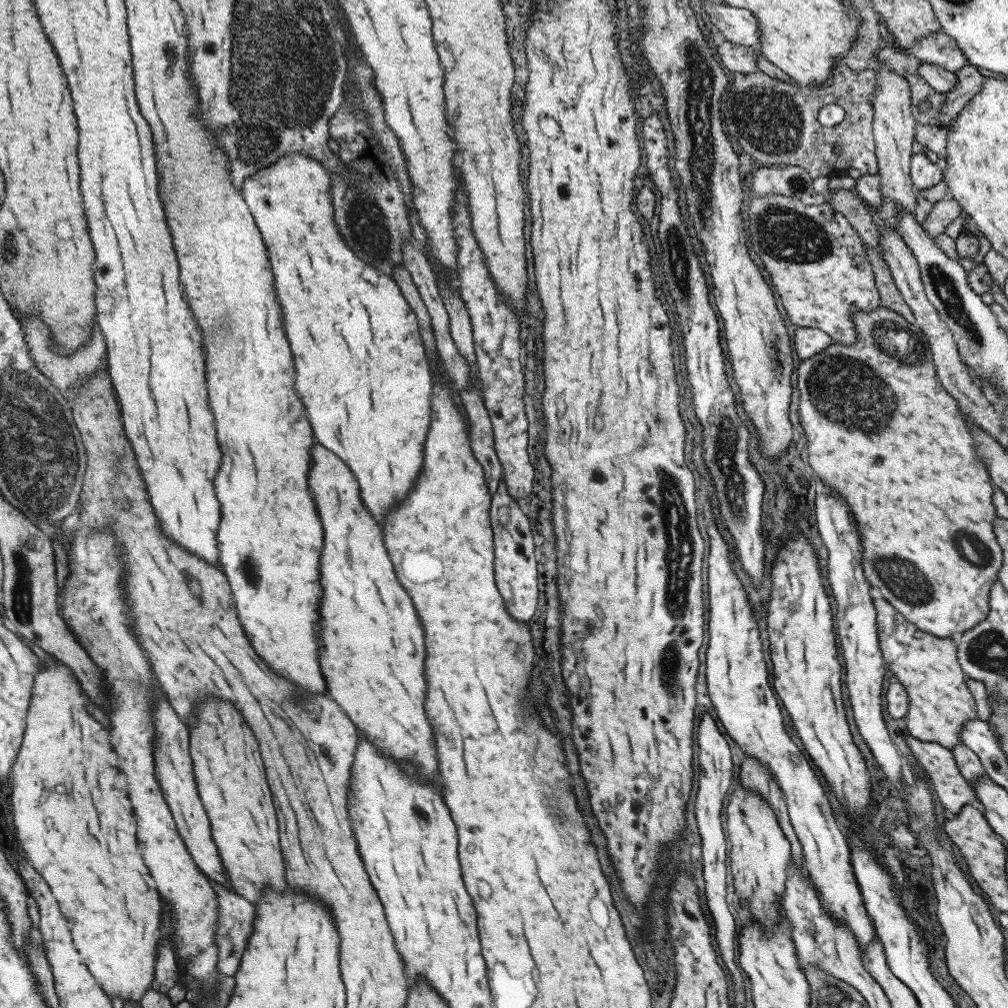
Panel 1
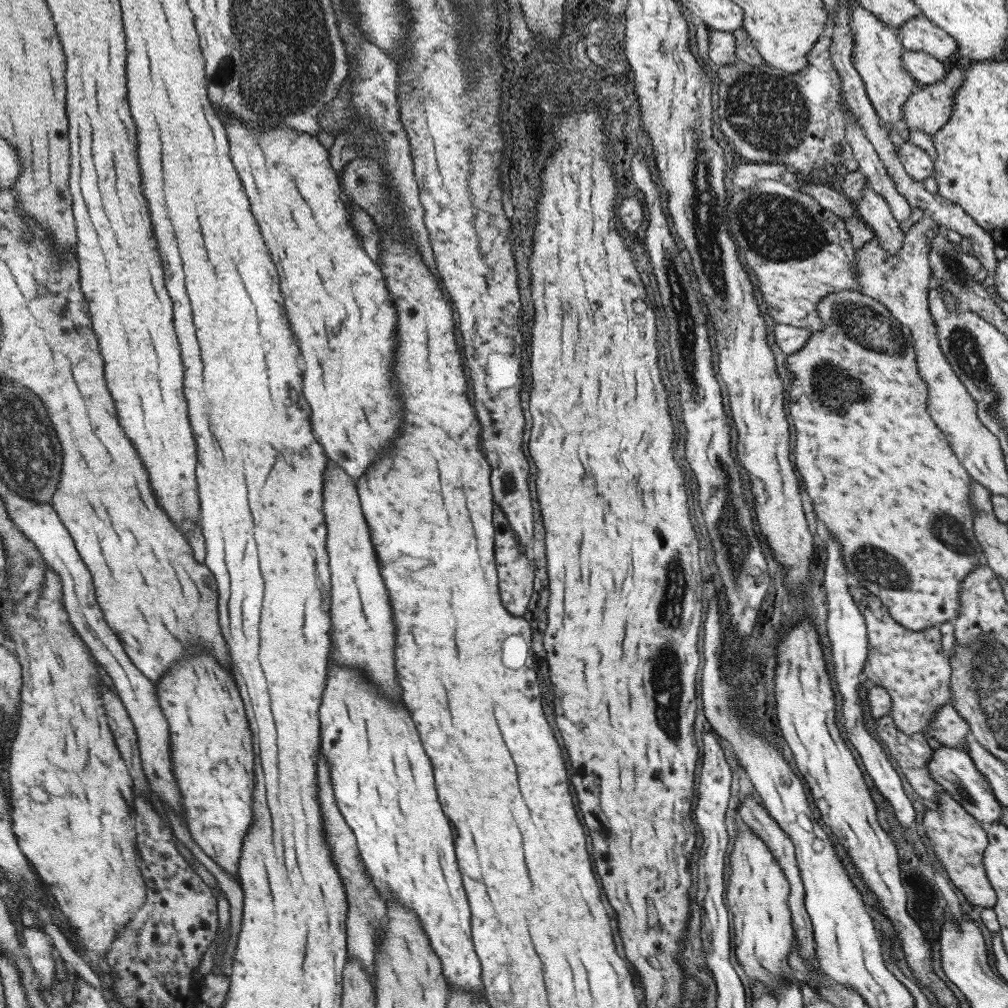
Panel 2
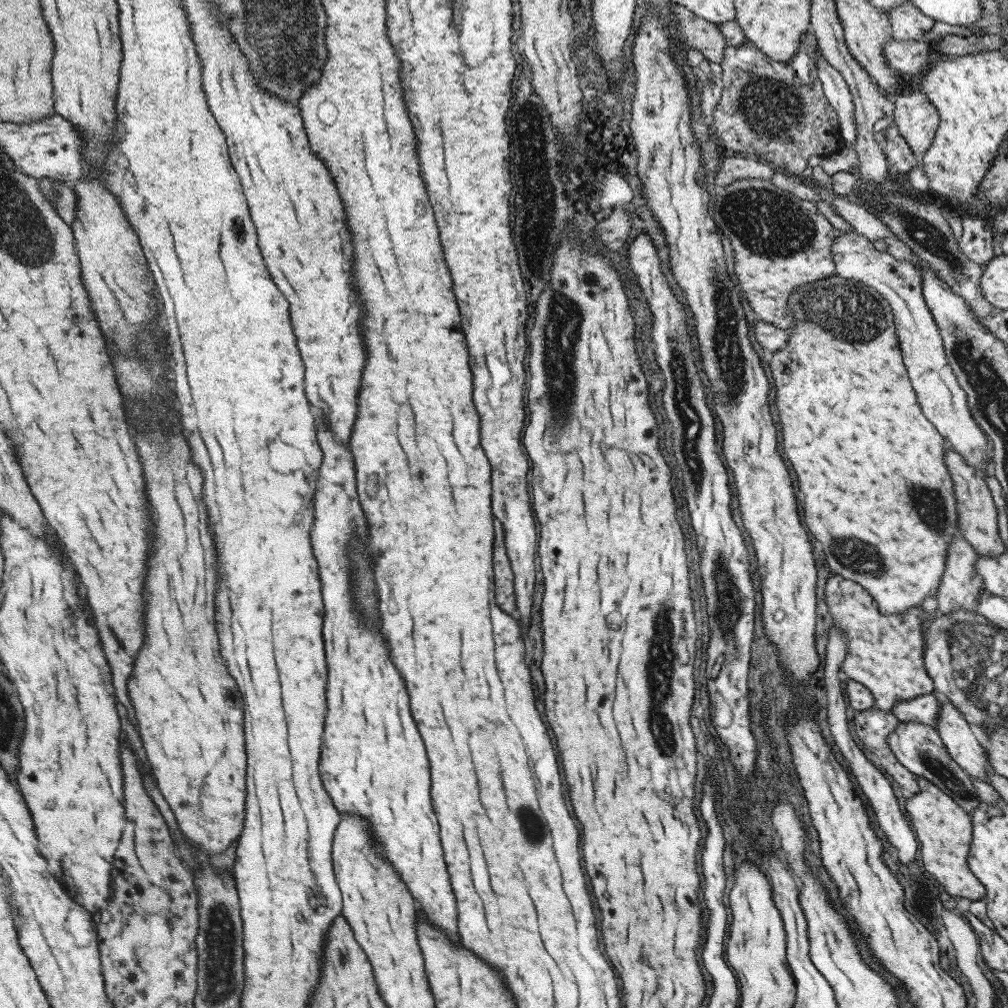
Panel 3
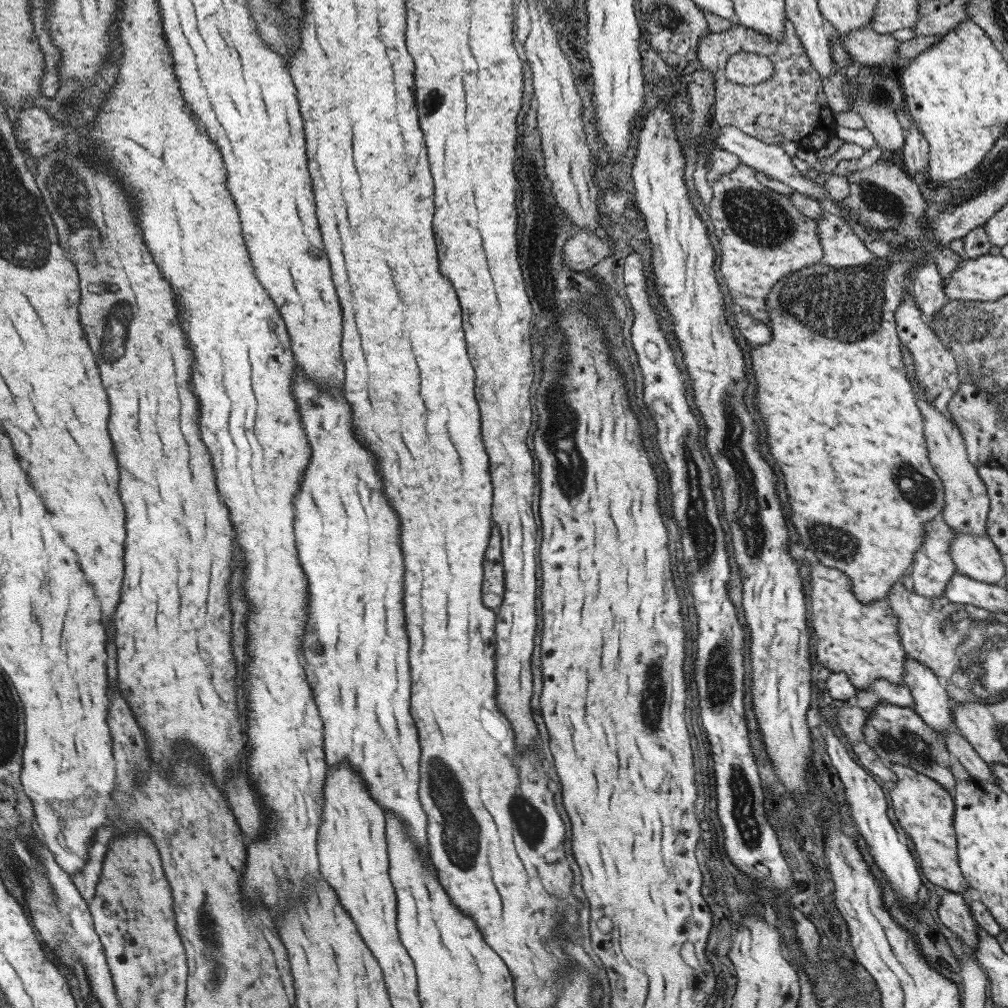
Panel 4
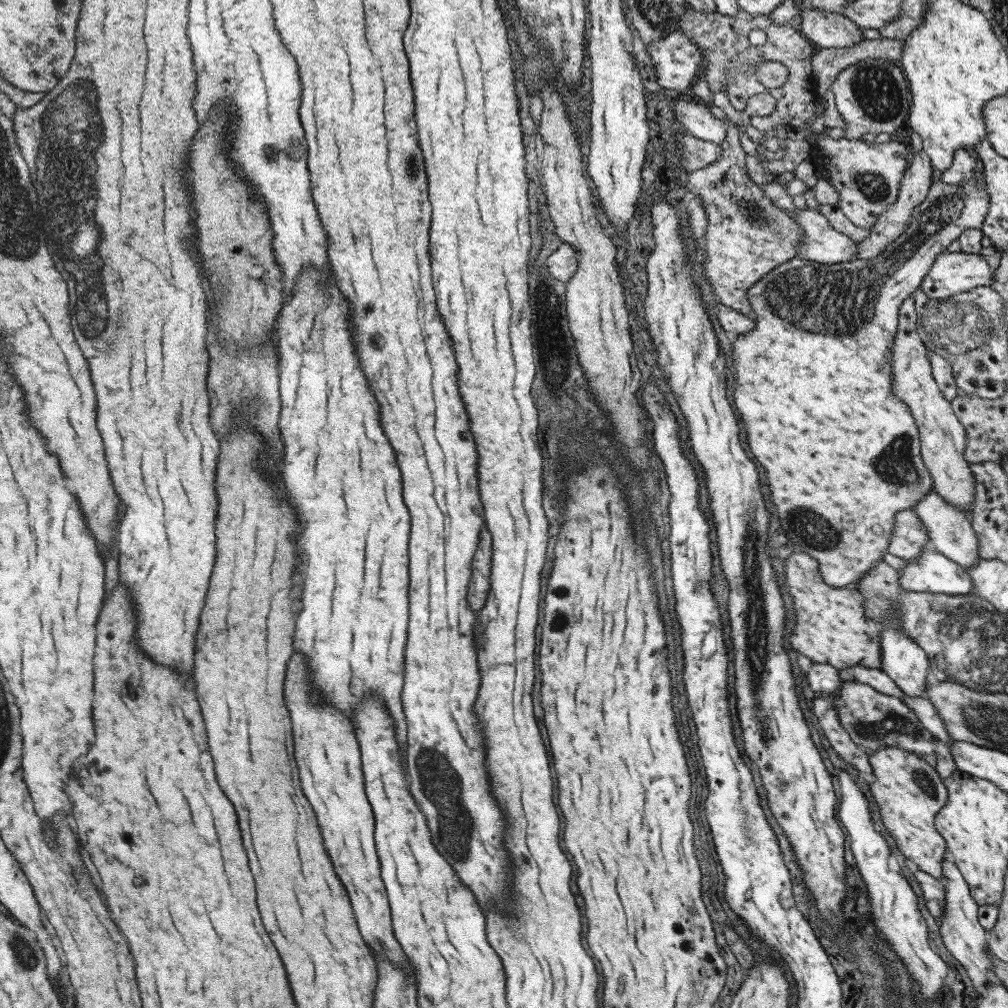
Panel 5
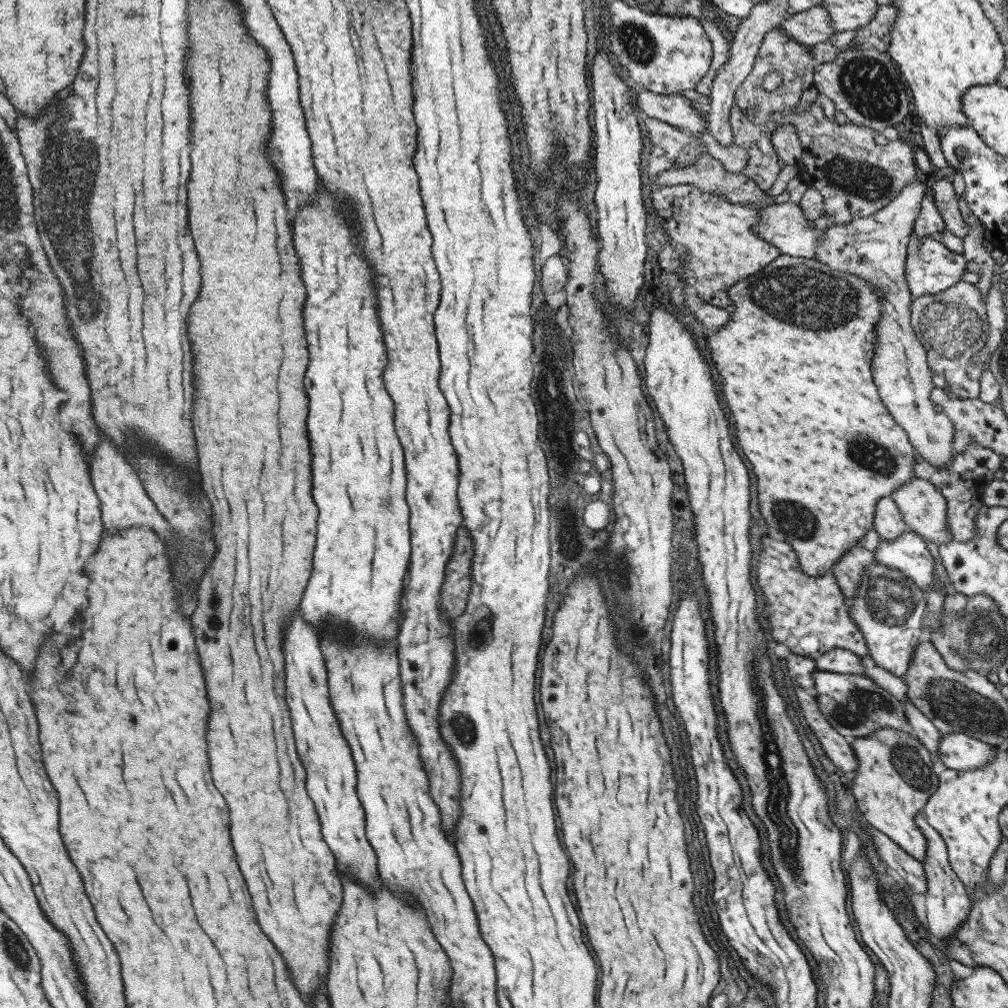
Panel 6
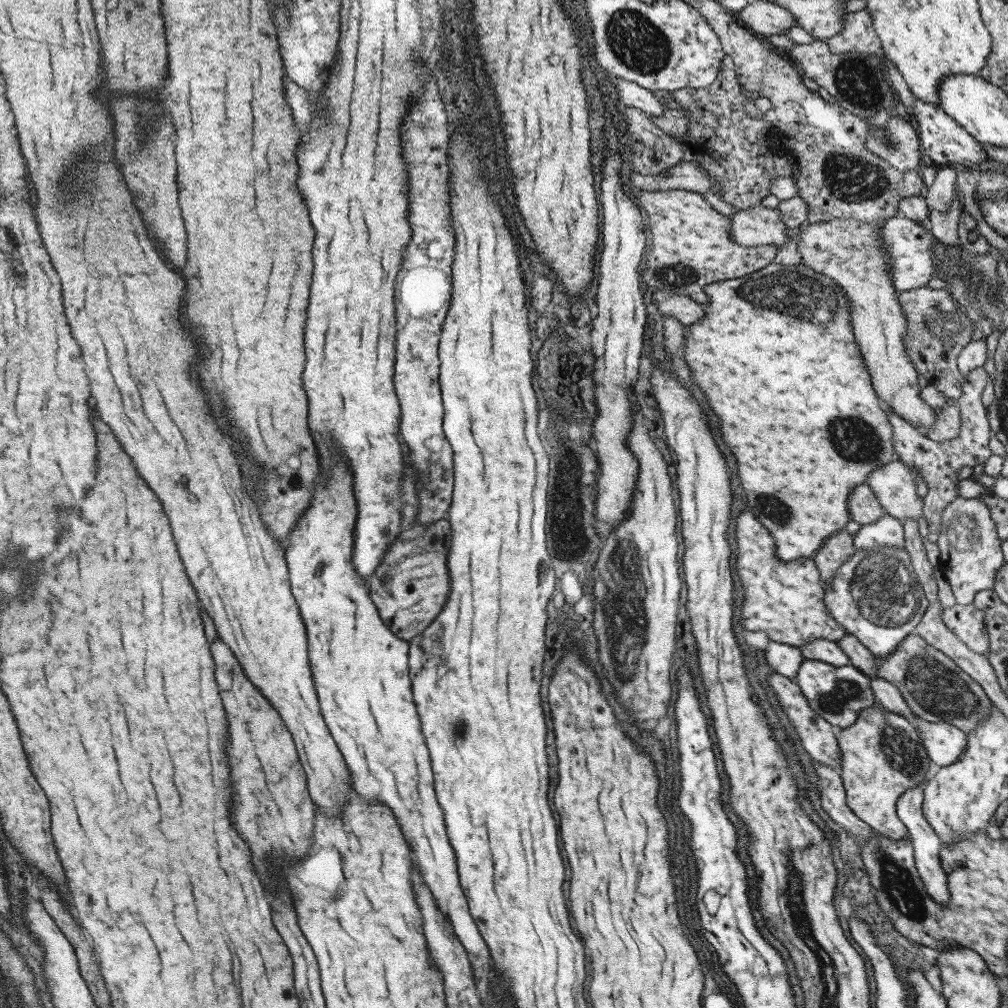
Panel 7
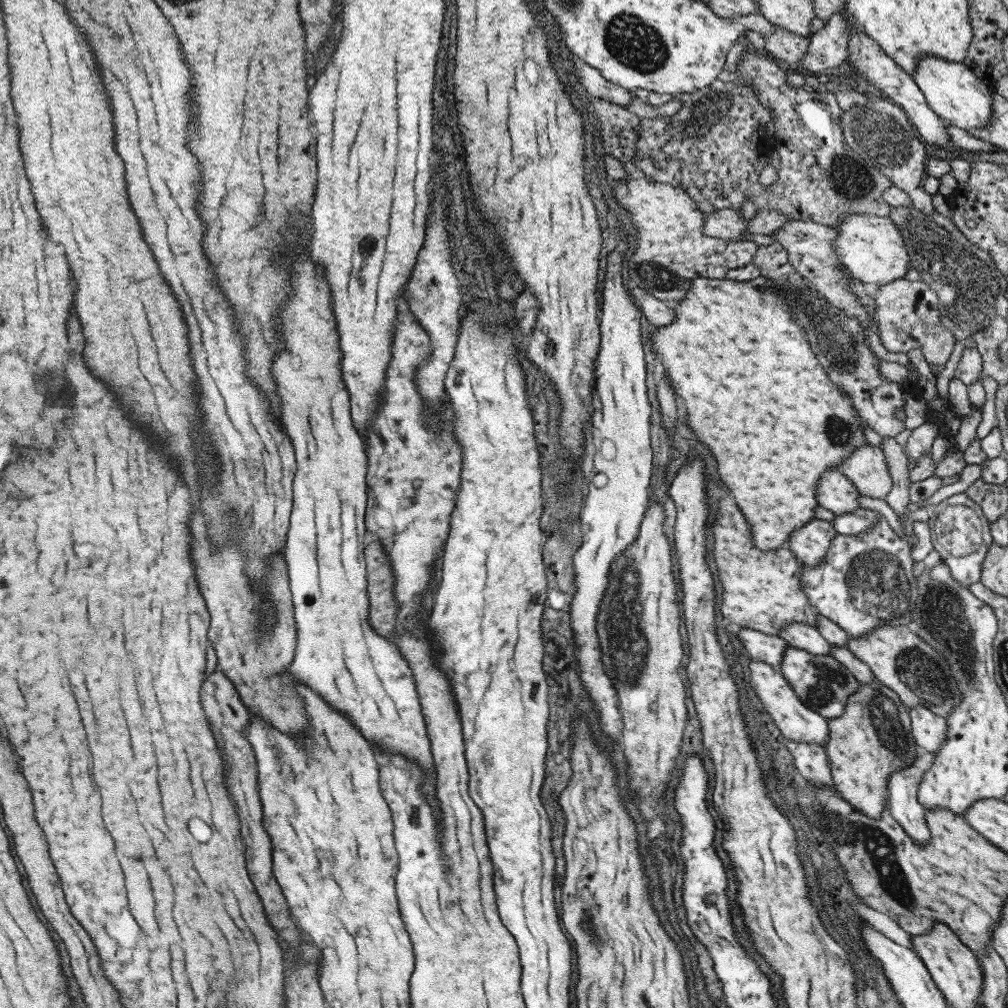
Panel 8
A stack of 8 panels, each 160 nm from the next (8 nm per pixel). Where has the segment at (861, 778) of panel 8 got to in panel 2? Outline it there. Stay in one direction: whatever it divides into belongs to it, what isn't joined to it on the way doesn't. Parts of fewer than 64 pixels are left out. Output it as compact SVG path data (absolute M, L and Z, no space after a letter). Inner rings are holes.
M940 792L937 794L937 806L933 810L926 808L923 813L920 834L931 846L937 863L946 872L956 890L964 895L965 900L975 906L992 908L996 901L996 894L981 865L987 844L987 835L983 826L967 814L960 803L955 802L945 792Z

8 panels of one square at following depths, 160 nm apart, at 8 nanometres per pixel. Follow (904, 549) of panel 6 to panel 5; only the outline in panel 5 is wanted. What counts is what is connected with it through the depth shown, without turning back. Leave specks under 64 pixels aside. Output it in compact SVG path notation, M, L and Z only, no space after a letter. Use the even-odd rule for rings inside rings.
M925 546L916 561L904 559L905 566L897 571L897 582L905 591L941 593L949 596L974 594L965 568Z

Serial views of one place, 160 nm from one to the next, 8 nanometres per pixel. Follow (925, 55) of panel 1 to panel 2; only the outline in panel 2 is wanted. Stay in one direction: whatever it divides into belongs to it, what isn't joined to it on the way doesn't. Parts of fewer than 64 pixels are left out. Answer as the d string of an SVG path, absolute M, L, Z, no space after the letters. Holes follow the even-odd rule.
M923 15L911 17L900 26L898 34L903 50L925 52L945 64L951 54L958 52L953 37Z

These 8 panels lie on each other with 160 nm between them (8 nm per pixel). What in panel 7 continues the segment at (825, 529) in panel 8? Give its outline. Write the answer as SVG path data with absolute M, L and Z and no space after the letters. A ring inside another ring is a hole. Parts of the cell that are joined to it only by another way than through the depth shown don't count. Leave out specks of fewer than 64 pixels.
M841 530L830 534L810 559L818 570L819 578L825 583L830 583L839 565L855 551L852 536Z

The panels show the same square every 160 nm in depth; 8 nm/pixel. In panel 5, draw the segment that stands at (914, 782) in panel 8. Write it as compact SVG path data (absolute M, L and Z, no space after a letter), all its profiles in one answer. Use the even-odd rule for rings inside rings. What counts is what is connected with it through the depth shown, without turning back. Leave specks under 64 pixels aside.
M949 857L943 860L941 883L944 886L944 907L940 919L936 922L941 942L963 967L973 988L981 992L984 986L990 983L989 978L985 978L985 972L992 972L992 964L988 957L991 952L985 942L985 932L977 923L978 904L971 898L967 883Z

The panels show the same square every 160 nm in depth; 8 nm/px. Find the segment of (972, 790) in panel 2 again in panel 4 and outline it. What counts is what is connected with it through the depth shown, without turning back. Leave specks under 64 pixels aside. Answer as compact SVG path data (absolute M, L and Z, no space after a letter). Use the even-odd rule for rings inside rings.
M877 703L870 710L863 726L863 736L869 749L887 764L908 766L911 770L924 774L947 790L953 797L955 776L950 771L952 757L947 753L942 738L927 726L923 719L911 708L887 703Z

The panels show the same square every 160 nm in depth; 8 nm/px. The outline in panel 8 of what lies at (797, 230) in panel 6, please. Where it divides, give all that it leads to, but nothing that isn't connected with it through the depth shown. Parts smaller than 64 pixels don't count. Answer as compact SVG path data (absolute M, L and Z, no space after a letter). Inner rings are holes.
M722 207L705 214L701 234L727 242L739 242L742 241L739 237L741 234L749 233L746 232L747 221L739 215L738 210Z

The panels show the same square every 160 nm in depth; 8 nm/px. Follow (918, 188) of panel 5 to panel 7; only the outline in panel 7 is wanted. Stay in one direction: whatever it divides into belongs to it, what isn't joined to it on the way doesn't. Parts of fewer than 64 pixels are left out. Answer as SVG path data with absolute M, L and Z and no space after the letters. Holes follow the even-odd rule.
M835 218L827 222L801 225L800 232L793 236L793 245L801 257L801 265L823 275L837 285L849 302L851 329L858 351L862 356L875 395L882 404L905 419L914 429L924 435L933 424L936 415L919 399L917 376L904 349L905 315L899 307L889 277L887 248L880 238L880 228L885 219L874 222L859 222L853 218Z

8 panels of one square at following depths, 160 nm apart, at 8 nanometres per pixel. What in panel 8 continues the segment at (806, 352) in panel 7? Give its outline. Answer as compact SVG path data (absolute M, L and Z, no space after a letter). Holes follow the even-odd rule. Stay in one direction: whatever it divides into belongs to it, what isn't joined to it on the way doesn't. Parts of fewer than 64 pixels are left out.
M757 277L751 281L734 282L728 279L709 279L693 278L688 286L688 292L683 299L673 304L675 319L669 323L669 326L660 326L650 334L650 352L657 354L663 366L663 372L669 378L669 384L673 392L679 396L677 400L683 400L685 406L685 424L699 440L701 444L707 446L711 458L715 460L715 468L719 473L721 482L727 486L729 496L735 501L737 508L741 511L745 523L750 530L750 541L755 548L759 550L772 551L775 548L787 545L788 536L795 530L801 529L809 520L815 520L813 508L818 506L814 499L814 490L819 474L823 470L839 470L840 462L851 454L858 446L867 443L863 435L861 423L858 422L858 414L854 411L848 398L839 392L839 389L829 381L829 376L817 364L817 360L807 346L805 331L798 328L798 324L793 320L793 314L786 301L789 300L789 290L787 292L780 290L773 285L771 279Z

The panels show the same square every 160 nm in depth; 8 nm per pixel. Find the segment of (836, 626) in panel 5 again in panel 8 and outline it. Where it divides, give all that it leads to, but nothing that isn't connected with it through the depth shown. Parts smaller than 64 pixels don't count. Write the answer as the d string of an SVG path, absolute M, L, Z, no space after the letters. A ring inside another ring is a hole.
M731 496L719 498L715 502L713 520L715 522L709 524L711 536L714 536L710 558L713 558L717 582L721 582L722 588L719 614L741 627L752 628L768 635L778 636L778 630L791 623L805 623L814 627L818 621L816 616L819 614L812 606L809 606L807 597L801 590L798 577L801 575L798 572L799 567L803 566L803 563L785 546L775 548L772 551L755 548L750 541L752 536L750 536L748 525Z

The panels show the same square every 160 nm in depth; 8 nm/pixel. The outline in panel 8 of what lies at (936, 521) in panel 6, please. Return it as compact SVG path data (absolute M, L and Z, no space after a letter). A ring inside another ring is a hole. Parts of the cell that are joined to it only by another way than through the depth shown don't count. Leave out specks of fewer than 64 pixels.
M865 443L860 447L858 446L854 451L851 451L851 454L840 462L838 471L849 478L854 484L856 491L863 496L884 500L887 491L892 485L892 480L888 473L882 450L869 443Z

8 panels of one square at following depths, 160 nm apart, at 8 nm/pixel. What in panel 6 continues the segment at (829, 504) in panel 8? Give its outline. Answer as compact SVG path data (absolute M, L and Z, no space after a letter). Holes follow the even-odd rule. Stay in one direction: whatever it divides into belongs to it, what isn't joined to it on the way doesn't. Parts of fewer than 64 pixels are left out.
M891 497L878 498L874 516L873 530L877 532L882 541L890 541L898 534L909 531L907 525L903 523L903 519L901 519L901 515Z

